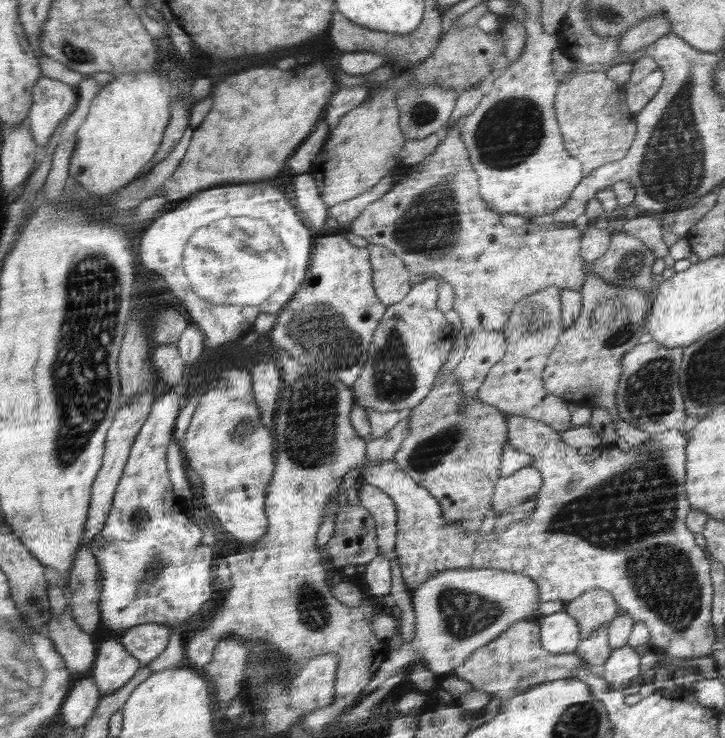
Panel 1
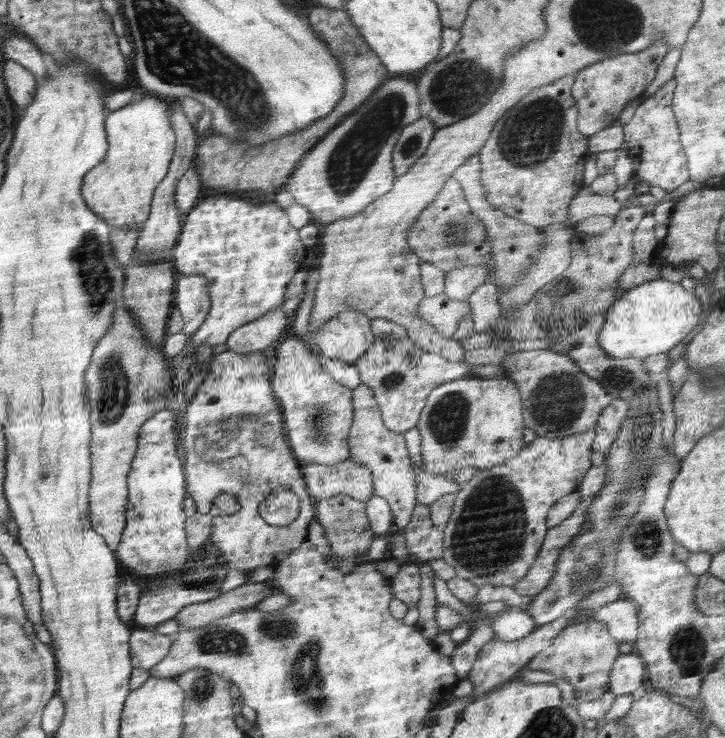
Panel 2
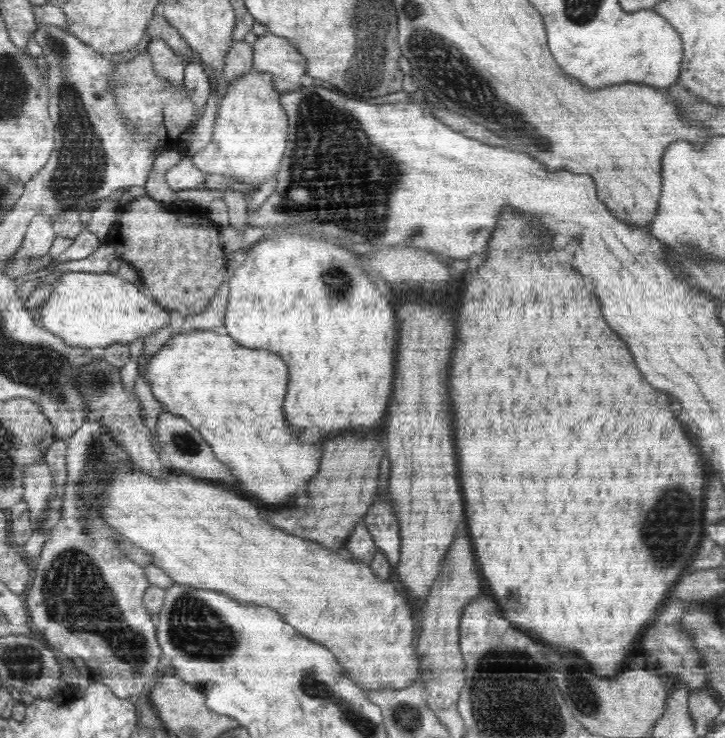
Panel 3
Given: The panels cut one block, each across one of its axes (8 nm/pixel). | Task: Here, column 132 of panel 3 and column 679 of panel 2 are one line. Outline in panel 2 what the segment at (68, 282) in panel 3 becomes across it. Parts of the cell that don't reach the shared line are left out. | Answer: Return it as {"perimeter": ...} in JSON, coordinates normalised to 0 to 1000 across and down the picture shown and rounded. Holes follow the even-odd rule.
{"perimeter":[[[909,375],[865,393],[836,420],[828,447],[828,467],[844,485],[890,486],[921,477],[960,442],[966,423],[968,415],[954,396],[943,393],[938,385]]]}

